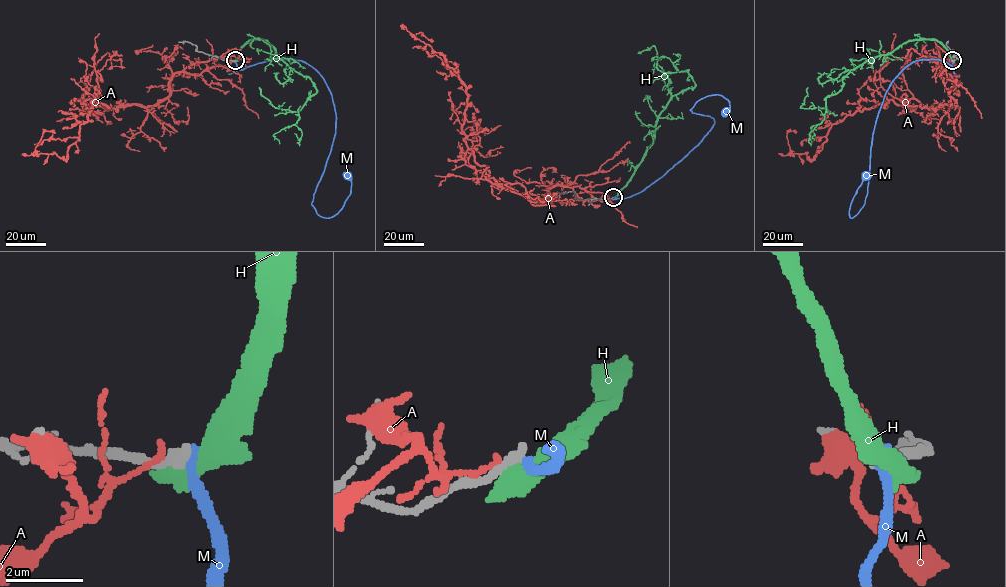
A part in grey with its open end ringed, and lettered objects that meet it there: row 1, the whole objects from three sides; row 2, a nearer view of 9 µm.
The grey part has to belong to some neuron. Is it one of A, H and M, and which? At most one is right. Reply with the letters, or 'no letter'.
no letter

